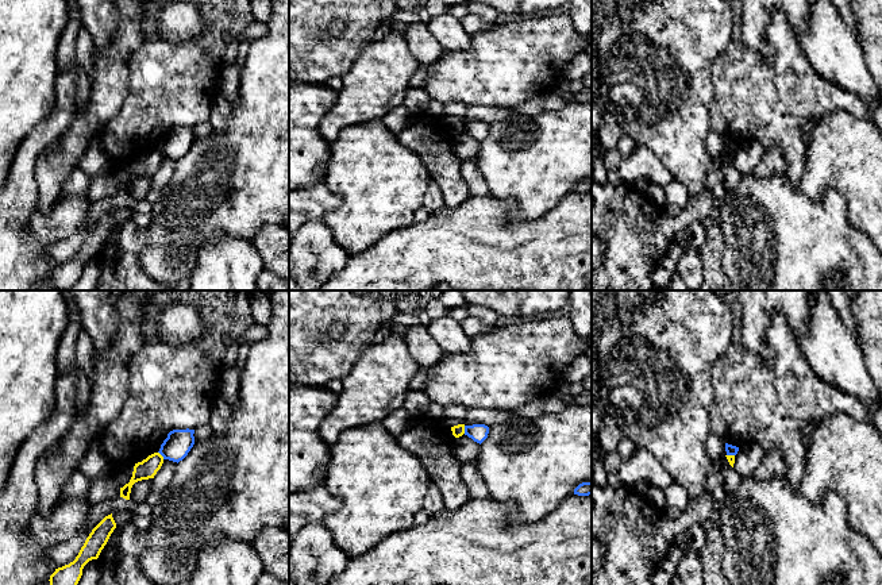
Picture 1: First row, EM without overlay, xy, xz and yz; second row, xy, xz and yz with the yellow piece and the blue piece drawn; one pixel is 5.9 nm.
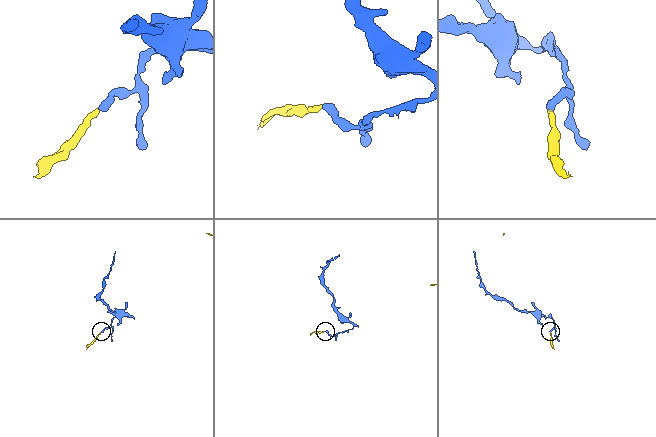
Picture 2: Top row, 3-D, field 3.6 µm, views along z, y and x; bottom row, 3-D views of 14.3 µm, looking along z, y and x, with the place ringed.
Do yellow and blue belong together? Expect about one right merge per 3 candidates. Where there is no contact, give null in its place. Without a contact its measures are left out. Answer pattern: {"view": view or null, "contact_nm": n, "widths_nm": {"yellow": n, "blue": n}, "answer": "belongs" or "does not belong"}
{"view": "xz", "contact_nm": 50, "widths_nm": {"yellow": 70, "blue": 110}, "answer": "does not belong"}

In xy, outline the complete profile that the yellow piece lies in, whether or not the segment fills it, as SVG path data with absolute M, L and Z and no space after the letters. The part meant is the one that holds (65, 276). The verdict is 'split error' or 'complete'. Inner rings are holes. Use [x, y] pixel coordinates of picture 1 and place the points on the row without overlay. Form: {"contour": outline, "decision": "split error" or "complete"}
{"contour": "M111 211L92 227L76 257L69 262L55 266L50 273L50 285L54 290L72 289L77 284L84 263L89 258L99 255L115 226L116 220Z", "decision": "complete"}

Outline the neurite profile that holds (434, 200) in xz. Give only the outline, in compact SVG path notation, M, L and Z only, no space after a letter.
M431 182L427 195L424 197L424 205L423 205L430 213L440 209L444 207L443 196L439 189L439 186L435 182Z

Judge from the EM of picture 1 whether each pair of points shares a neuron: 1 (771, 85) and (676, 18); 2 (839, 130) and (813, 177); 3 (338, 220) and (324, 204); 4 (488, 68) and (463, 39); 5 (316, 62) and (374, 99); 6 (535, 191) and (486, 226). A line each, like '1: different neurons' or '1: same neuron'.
1: different neurons
2: same neuron
3: different neurons
4: different neurons
5: different neurons
6: different neurons

